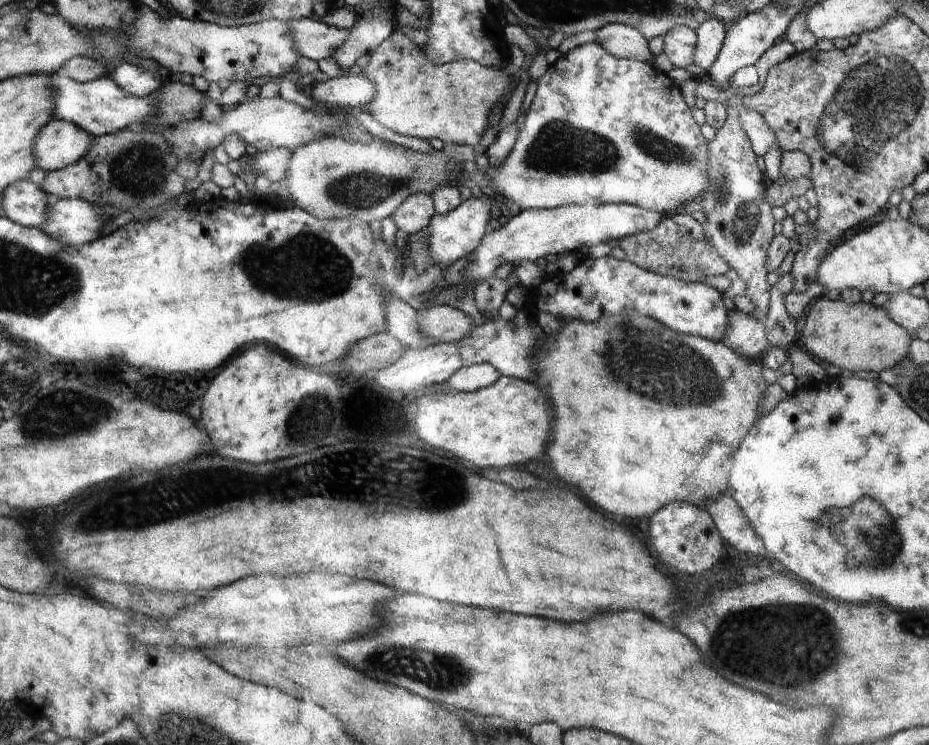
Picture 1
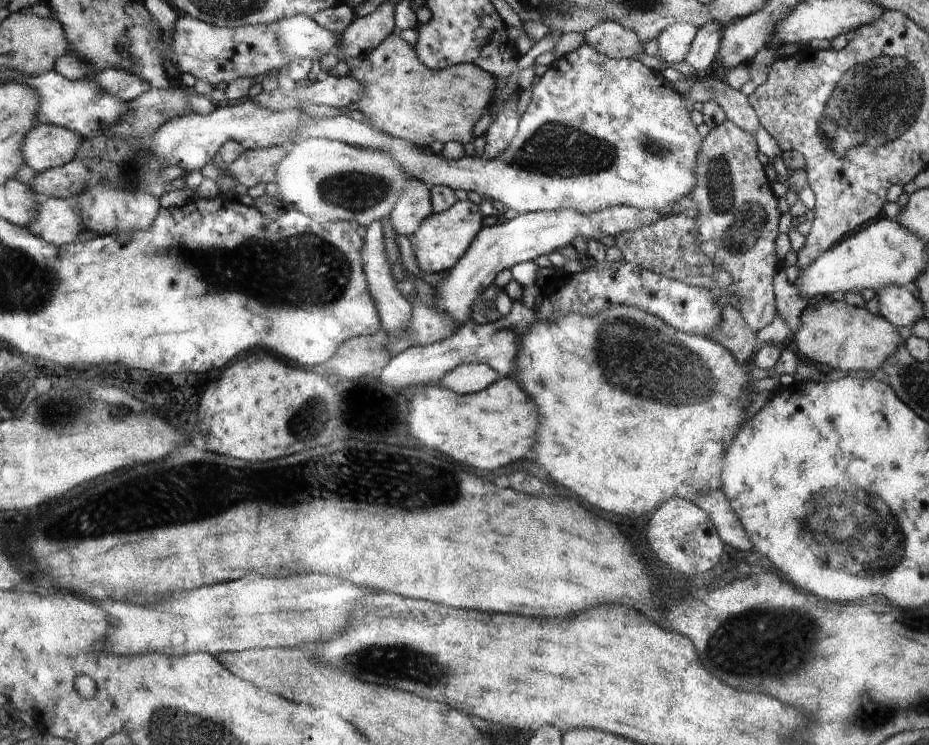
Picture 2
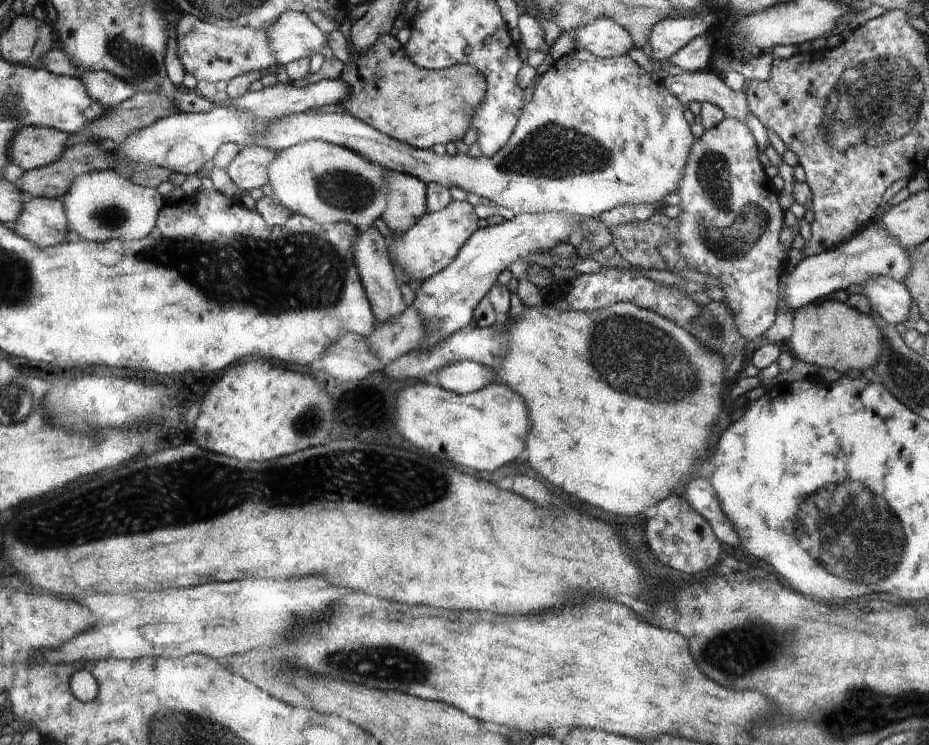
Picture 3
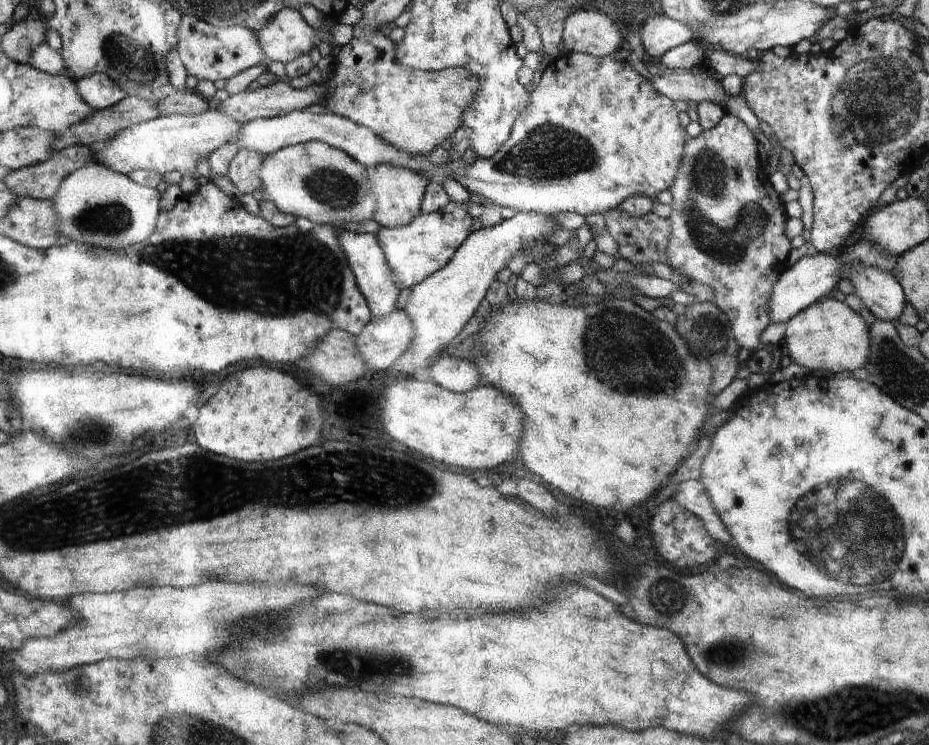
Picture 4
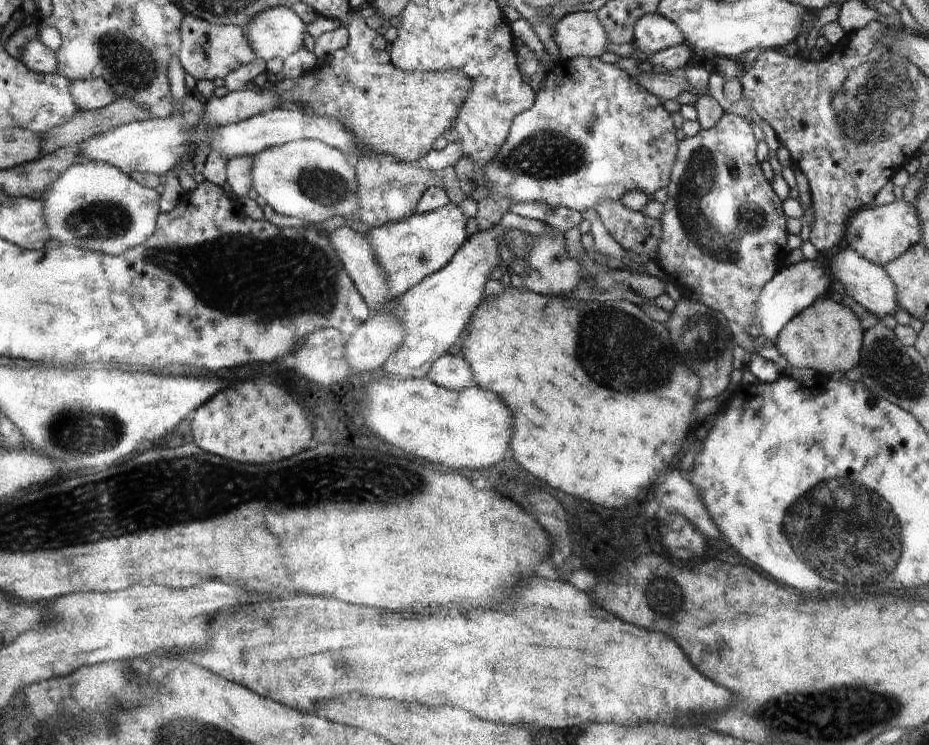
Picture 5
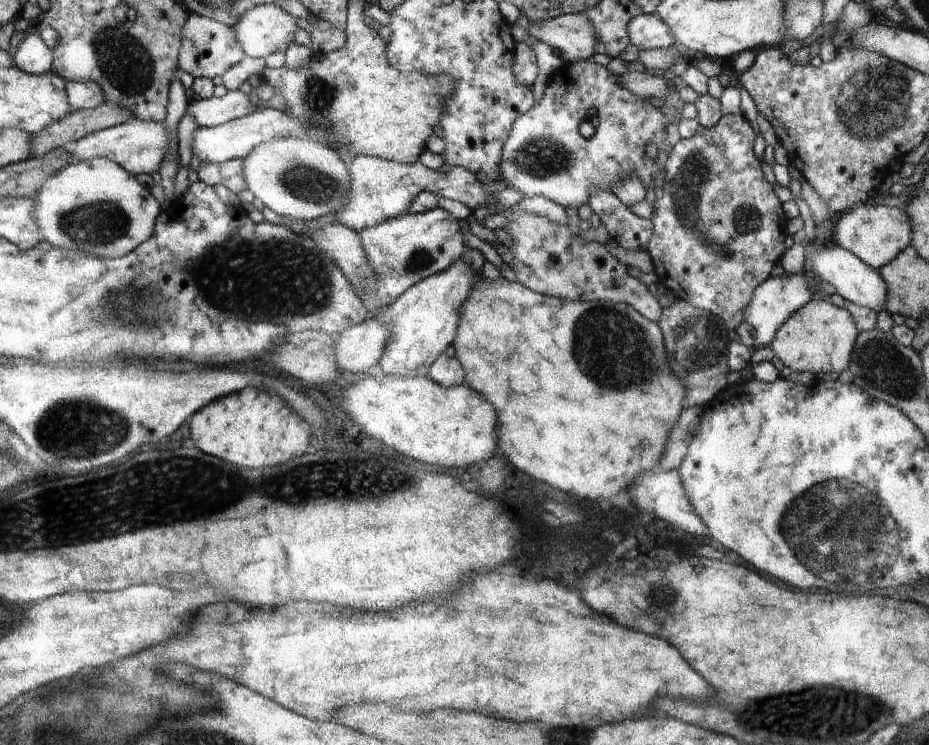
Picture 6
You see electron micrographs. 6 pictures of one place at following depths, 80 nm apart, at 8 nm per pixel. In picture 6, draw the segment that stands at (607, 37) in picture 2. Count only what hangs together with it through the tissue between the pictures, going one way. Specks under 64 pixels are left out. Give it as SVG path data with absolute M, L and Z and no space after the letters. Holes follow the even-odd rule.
M568 13L541 23L530 23L528 30L538 41L556 48L566 63L588 61L595 54L597 32L584 13Z

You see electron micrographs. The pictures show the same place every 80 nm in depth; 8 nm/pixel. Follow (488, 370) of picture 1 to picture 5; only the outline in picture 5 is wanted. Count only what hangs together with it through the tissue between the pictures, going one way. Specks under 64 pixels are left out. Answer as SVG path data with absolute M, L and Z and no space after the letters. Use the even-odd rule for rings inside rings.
M446 353L429 370L428 378L448 390L461 391L476 386L472 369L465 358Z

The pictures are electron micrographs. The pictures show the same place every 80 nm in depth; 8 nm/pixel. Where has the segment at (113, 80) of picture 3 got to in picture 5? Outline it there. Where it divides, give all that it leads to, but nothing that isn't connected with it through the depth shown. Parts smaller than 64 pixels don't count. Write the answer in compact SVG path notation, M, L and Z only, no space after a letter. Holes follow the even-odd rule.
M102 77L70 81L71 95L81 110L104 109L118 99L112 86Z

